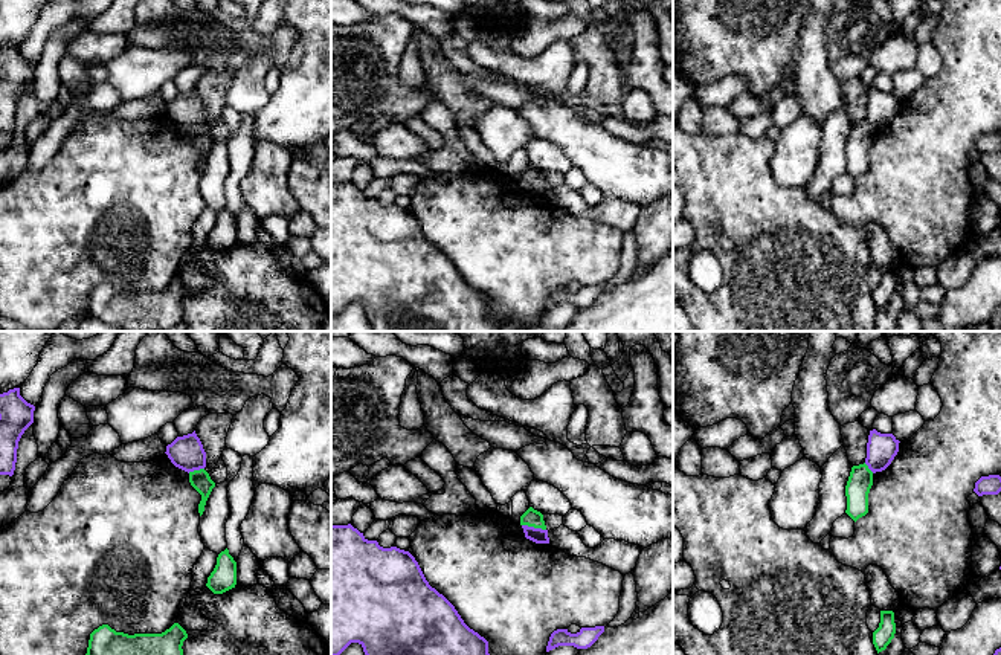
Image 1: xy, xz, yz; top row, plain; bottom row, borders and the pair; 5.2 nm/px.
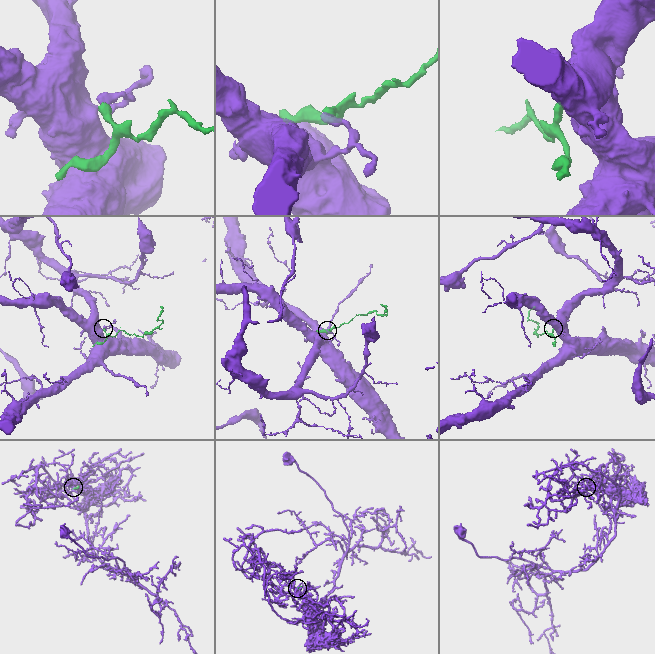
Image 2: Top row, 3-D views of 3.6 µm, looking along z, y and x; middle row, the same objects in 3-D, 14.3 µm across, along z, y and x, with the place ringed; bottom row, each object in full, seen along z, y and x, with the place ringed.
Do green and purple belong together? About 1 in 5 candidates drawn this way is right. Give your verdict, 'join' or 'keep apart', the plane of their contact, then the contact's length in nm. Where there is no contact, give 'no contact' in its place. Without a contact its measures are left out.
keep apart | xz | 130 nm

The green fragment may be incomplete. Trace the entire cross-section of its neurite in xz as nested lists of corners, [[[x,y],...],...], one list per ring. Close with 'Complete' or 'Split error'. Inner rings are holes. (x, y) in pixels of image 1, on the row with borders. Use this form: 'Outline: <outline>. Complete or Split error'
Outline: [[[529,507],[522,516],[520,516],[520,525],[528,525],[534,528],[546,530],[543,515],[533,507]]]. Complete

